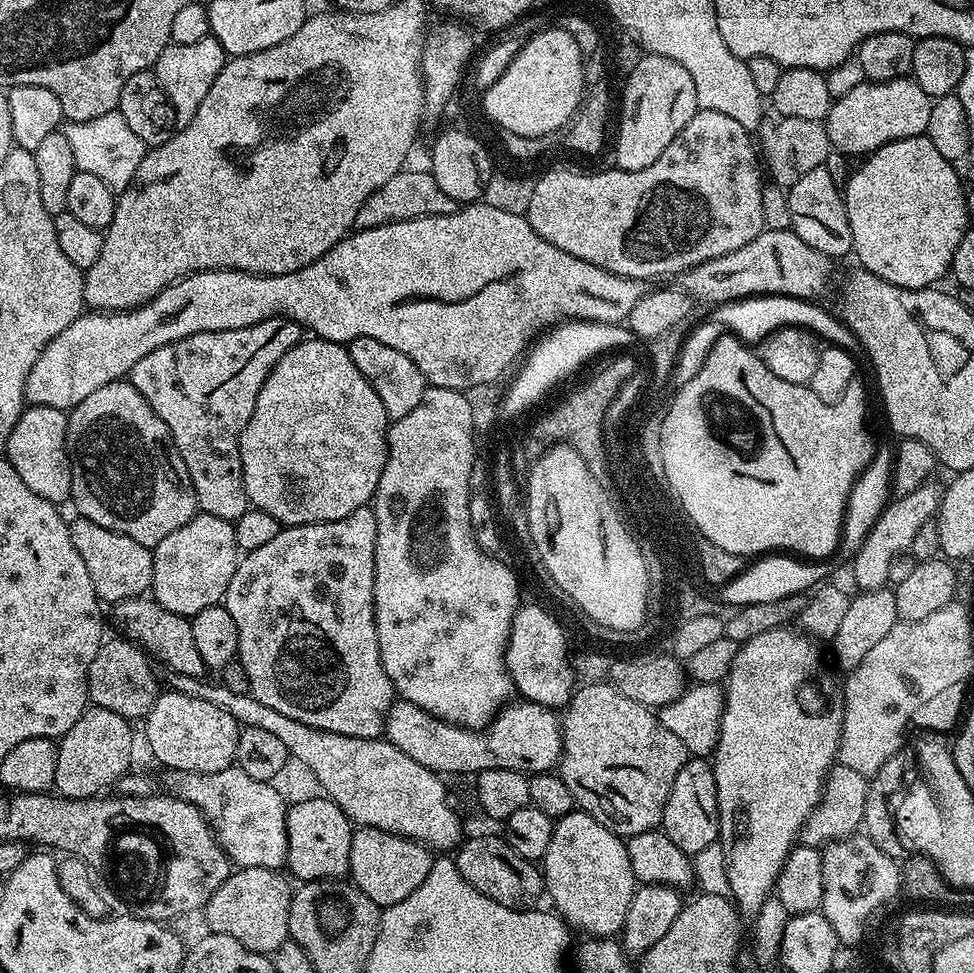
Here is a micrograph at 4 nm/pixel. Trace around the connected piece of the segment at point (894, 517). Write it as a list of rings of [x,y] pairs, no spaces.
[[[929,482],[918,486],[918,490],[910,490],[910,494],[896,496],[885,506],[884,512],[874,522],[873,528],[869,530],[864,543],[851,561],[852,576],[856,579],[857,589],[883,588],[889,583],[888,575],[892,572],[892,563],[895,562],[896,555],[899,552],[907,553],[914,542],[914,534],[918,534],[924,523],[933,519],[939,512],[941,495],[941,485]]]

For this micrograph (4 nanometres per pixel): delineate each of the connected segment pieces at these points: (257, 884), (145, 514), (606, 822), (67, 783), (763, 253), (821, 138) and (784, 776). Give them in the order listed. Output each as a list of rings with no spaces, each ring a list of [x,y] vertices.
[[[236,868],[210,894],[202,909],[209,932],[226,934],[246,946],[246,950],[271,954],[290,939],[290,902],[293,885],[288,885],[289,877],[283,871],[274,868]]]
[[[127,379],[115,380],[94,390],[94,394],[90,394],[90,398],[82,398],[82,402],[78,402],[78,406],[71,409],[68,416],[68,455],[72,462],[71,503],[76,503],[76,508],[80,511],[77,513],[83,519],[98,522],[98,526],[106,526],[106,530],[126,534],[130,538],[134,538],[134,542],[142,542],[142,546],[153,549],[158,542],[162,542],[162,538],[166,538],[166,534],[174,534],[174,530],[178,530],[178,526],[186,526],[186,522],[190,522],[190,518],[198,515],[198,505],[194,486],[190,482],[190,474],[182,462],[182,454],[178,454],[178,450],[174,446],[174,438],[170,434],[166,422],[162,422],[162,418],[158,418],[158,414],[154,414],[150,402],[146,402],[146,398],[142,398],[142,394]]]
[[[610,682],[590,683],[594,684],[577,687],[571,702],[563,709],[560,733],[564,750],[560,754],[558,775],[570,786],[579,811],[588,812],[615,836],[627,838],[659,829],[674,778],[678,778],[678,770],[690,759],[686,746],[662,726],[653,709],[634,702],[634,698],[626,698]]]
[[[95,706],[85,708],[78,722],[74,722],[74,726],[70,726],[70,730],[66,730],[66,734],[59,737],[58,770],[54,770],[55,791],[71,800],[90,800],[107,793],[133,767],[132,728],[133,725],[126,718],[122,718],[122,714],[114,714],[114,710]]]
[[[765,228],[746,246],[722,258],[712,258],[680,273],[679,287],[693,301],[705,300],[708,306],[728,304],[732,300],[746,300],[750,296],[794,296],[798,300],[820,298],[832,280],[833,257],[806,246],[791,228],[770,230]]]
[[[768,114],[760,121],[759,155],[766,165],[767,175],[768,172],[772,175],[769,176],[771,183],[779,184],[785,190],[792,188],[794,182],[798,182],[798,178],[810,174],[810,170],[825,167],[829,163],[828,152],[832,151],[833,147],[830,138],[827,137],[825,125],[819,120]]]
[[[792,626],[766,630],[766,634],[758,634],[746,641],[745,644],[739,645],[732,668],[728,672],[727,681],[722,688],[724,713],[720,719],[720,732],[716,736],[714,755],[710,760],[718,794],[718,814],[720,815],[718,843],[728,879],[728,892],[740,914],[748,918],[755,917],[765,900],[773,895],[778,874],[782,870],[789,852],[797,843],[798,837],[803,833],[804,823],[820,804],[820,795],[824,793],[824,779],[828,777],[832,765],[838,760],[842,722],[844,721],[844,693],[838,680],[836,684],[835,678],[832,677],[831,670],[824,665],[824,656],[820,653],[819,647],[821,648],[821,645],[813,637]]]

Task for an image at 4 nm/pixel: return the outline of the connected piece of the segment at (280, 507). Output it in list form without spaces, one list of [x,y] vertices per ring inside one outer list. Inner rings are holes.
[[[319,338],[301,339],[300,343],[294,345],[276,363],[274,370],[266,378],[266,382],[258,394],[258,402],[254,402],[254,414],[240,439],[242,478],[246,486],[249,505],[258,510],[266,510],[266,514],[270,514],[270,518],[274,518],[282,526],[334,522],[338,518],[346,518],[350,514],[354,514],[354,510],[365,507],[375,497],[378,478],[382,478],[382,470],[388,457],[389,427],[390,421],[386,414],[386,406],[382,406],[382,398],[378,398],[374,386],[370,386],[370,382],[366,382],[362,370],[358,370],[358,366],[354,366],[345,345]]]

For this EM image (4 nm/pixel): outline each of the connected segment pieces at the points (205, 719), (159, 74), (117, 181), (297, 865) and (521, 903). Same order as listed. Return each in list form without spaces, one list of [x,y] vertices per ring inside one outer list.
[[[164,690],[156,697],[156,705],[149,710],[143,724],[148,748],[158,763],[165,764],[163,766],[165,769],[174,772],[217,772],[233,767],[241,725],[237,724],[233,716],[226,714],[226,710],[214,706],[213,702],[206,702],[202,698],[190,697],[176,691]]]
[[[211,34],[201,38],[199,42],[190,42],[187,46],[169,42],[162,50],[162,54],[158,54],[154,65],[156,80],[170,102],[177,129],[185,128],[194,118],[194,114],[198,114],[198,106],[202,106],[202,98],[210,94],[210,86],[214,86],[214,78],[218,78],[225,63],[226,54]]]
[[[117,110],[110,114],[102,114],[102,118],[90,118],[86,122],[68,122],[62,131],[66,142],[70,142],[70,151],[74,153],[74,162],[79,171],[95,174],[102,178],[106,186],[119,194],[125,192],[136,179],[136,171],[142,162],[146,145],[144,141],[126,126],[126,118]]]
[[[321,794],[312,798],[308,802],[298,802],[288,808],[286,818],[286,832],[288,834],[288,863],[287,871],[293,877],[297,876],[297,881],[307,882],[310,880],[339,880],[349,875],[350,866],[350,842],[354,825],[333,800]]]
[[[472,836],[455,849],[454,859],[458,874],[486,898],[494,898],[498,906],[528,910],[544,892],[544,877],[535,863],[520,857],[510,847],[506,839],[496,836]]]

